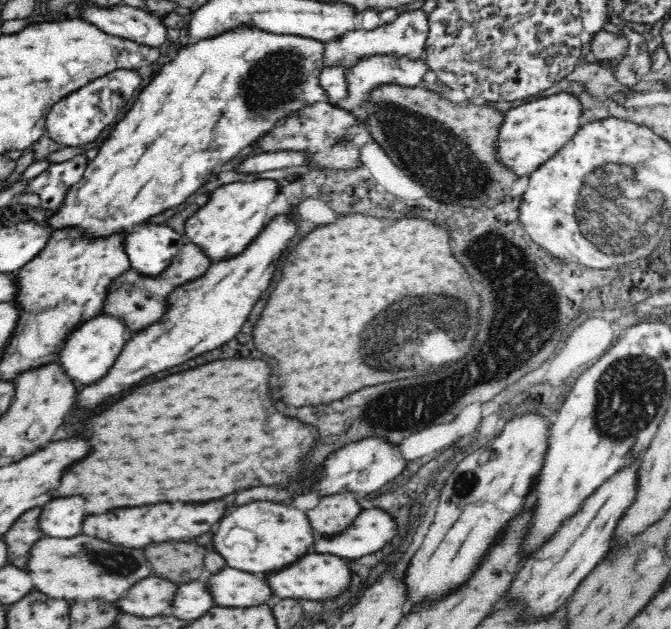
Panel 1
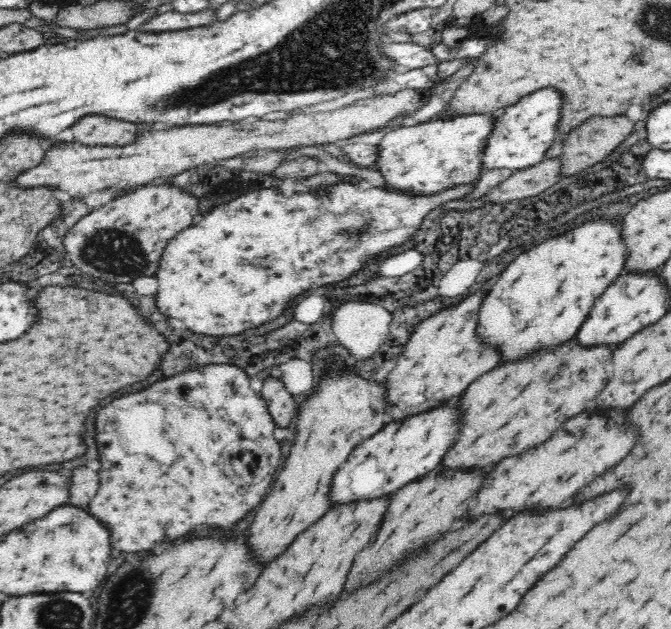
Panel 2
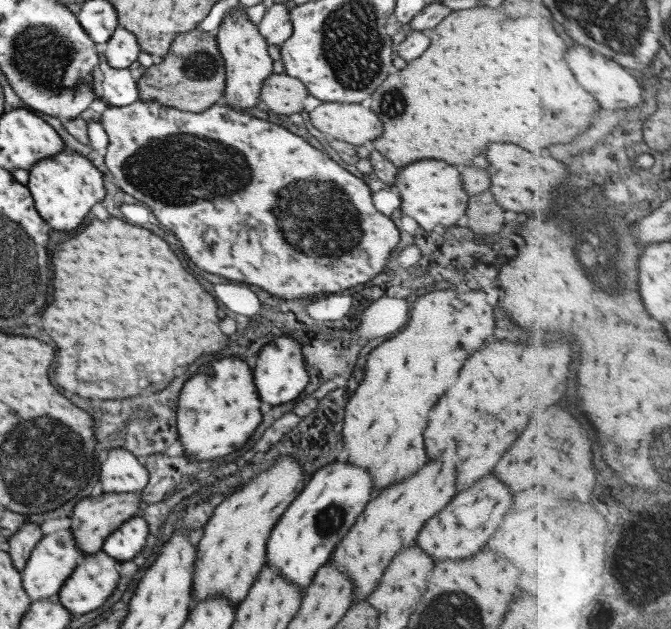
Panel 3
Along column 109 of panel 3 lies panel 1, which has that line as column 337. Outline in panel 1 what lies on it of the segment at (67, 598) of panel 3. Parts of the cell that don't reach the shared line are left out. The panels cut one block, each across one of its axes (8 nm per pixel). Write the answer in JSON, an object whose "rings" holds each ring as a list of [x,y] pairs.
{"rings":[[[308,553],[302,556],[298,562],[278,570],[278,572],[266,573],[268,585],[272,587],[272,593],[282,599],[298,598],[304,600],[334,600],[340,594],[346,592],[346,588],[352,584],[352,574],[348,567],[348,559],[334,554]]]}

